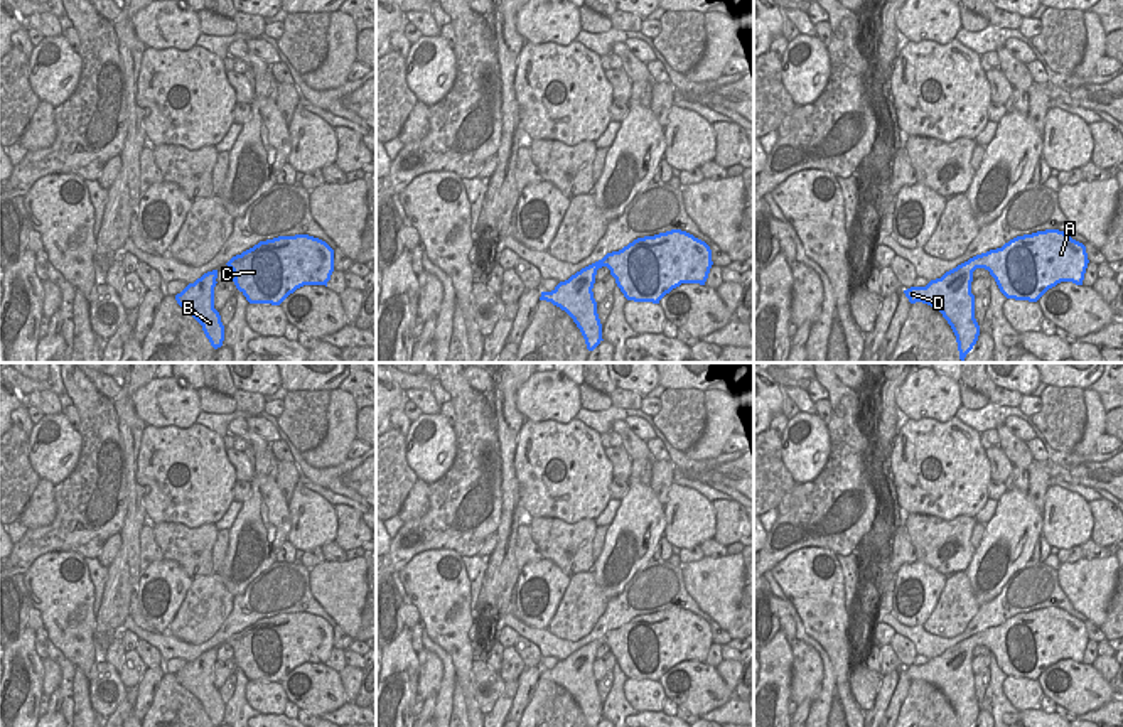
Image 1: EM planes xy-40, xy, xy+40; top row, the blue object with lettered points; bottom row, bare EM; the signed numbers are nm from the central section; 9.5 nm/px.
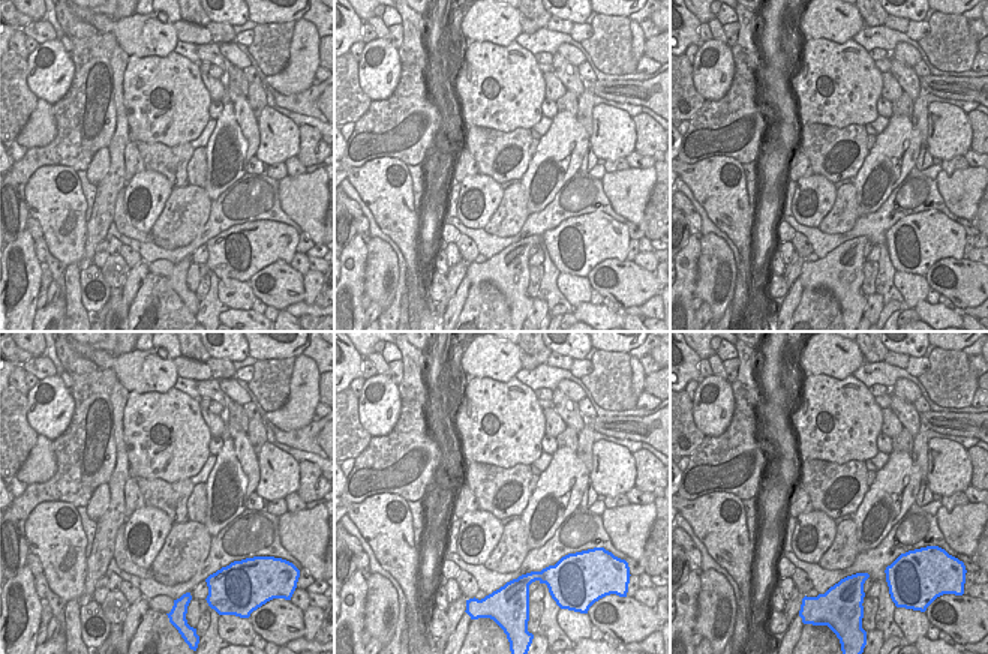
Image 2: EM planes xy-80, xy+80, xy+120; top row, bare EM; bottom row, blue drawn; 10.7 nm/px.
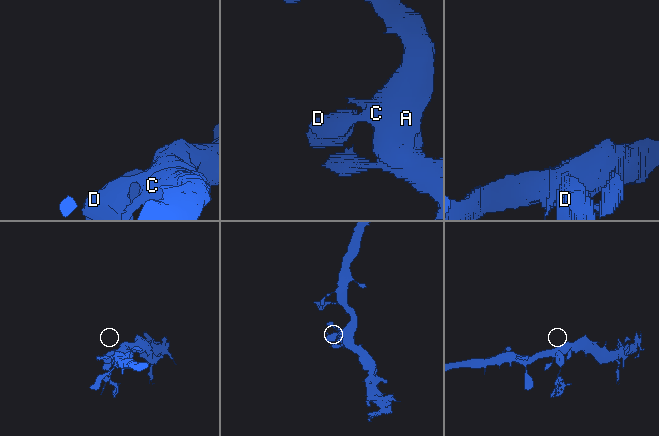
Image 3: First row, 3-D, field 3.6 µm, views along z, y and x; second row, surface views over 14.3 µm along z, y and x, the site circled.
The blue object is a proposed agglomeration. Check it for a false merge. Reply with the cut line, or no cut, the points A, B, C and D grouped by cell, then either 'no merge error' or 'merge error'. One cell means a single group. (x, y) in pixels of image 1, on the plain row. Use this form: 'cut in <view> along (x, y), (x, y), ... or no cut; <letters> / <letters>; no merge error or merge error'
cut in xy+40 along (985, 631), (982, 645); A C / B D; merge error

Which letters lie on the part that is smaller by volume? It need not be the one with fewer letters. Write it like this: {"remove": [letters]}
{"remove": ["B", "D"]}

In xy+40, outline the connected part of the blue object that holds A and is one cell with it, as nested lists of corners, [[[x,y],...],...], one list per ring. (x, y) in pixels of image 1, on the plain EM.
[[[1059,607],[1010,617],[985,631],[983,646],[1007,676],[1037,680],[1061,660],[1083,663],[1088,646],[1086,624]]]

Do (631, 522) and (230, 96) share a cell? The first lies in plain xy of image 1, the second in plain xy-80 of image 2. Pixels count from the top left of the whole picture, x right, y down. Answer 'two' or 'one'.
one

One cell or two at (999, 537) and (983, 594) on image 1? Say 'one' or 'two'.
one

